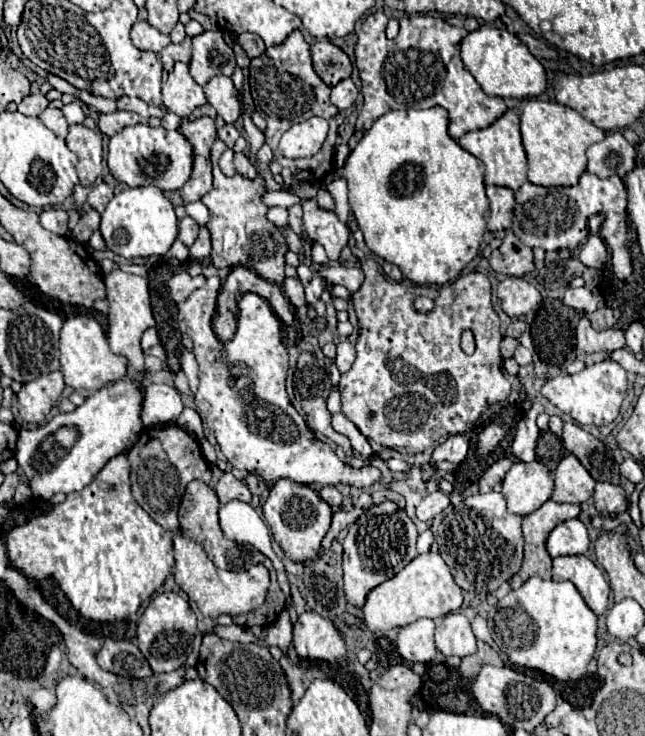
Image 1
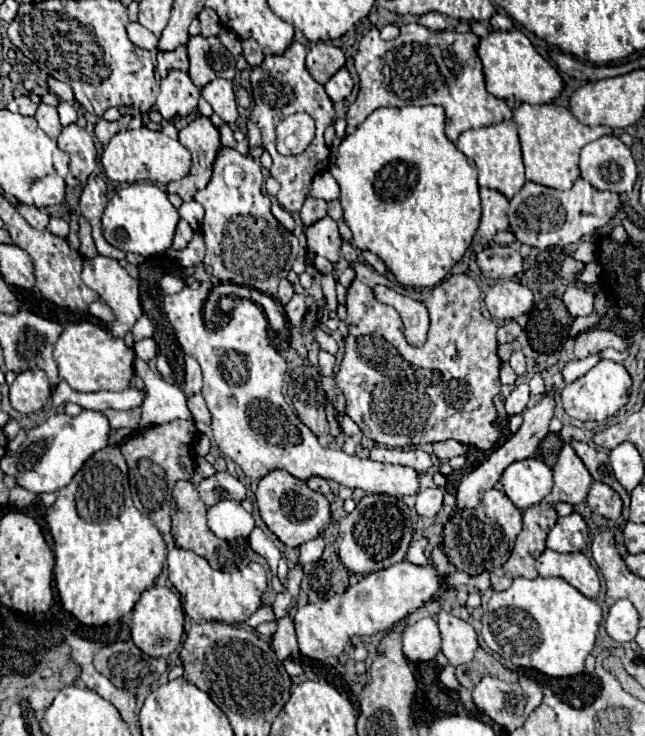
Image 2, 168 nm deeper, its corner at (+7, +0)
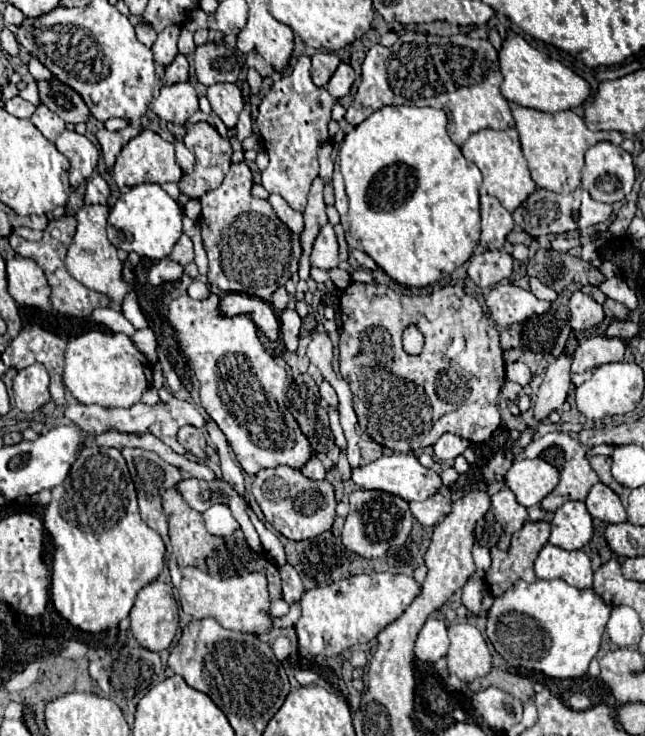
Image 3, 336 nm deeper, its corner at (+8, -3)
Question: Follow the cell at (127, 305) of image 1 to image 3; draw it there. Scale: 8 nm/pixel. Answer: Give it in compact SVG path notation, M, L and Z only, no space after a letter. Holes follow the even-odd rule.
M83 205L75 217L77 217L77 231L65 257L67 271L85 287L105 293L115 303L121 303L121 299L125 297L125 291L129 291L129 285L121 279L123 263L117 257L117 249L107 239L105 225L109 217L109 207L107 205Z

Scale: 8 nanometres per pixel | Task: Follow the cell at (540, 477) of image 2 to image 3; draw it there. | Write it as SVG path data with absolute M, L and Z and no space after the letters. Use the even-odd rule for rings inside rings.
M545 459L515 461L505 475L505 485L515 493L517 501L533 507L547 497L559 483L559 471Z

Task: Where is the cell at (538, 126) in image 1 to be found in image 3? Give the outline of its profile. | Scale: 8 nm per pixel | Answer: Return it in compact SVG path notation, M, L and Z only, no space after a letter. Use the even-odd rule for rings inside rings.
M515 105L513 119L517 123L523 155L529 163L533 181L543 189L549 189L549 191L561 193L561 195L571 193L579 187L583 155L591 145L595 145L599 141L609 141L613 145L621 145L621 141L623 141L623 135L619 131L589 131L583 117L579 117L573 111L543 113L543 111Z

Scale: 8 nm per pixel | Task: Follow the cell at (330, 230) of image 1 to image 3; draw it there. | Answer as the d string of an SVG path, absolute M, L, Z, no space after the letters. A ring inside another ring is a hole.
M327 223L313 245L311 251L311 267L319 267L319 269L333 269L339 265L339 255L337 255L337 239L335 239L335 231L333 225Z

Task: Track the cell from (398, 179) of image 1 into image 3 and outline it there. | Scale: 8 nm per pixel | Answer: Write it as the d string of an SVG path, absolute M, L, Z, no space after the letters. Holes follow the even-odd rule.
M397 105L397 107L381 107L373 115L369 115L361 125L353 127L343 143L339 145L339 153L335 159L335 173L333 173L333 189L335 189L335 209L341 215L341 225L347 235L347 243L351 249L365 251L393 281L405 287L427 287L443 279L443 275L453 273L457 267L461 267L473 253L475 245L479 243L481 233L480 225L480 195L479 185L481 185L481 171L477 165L469 163L461 149L449 139L447 135L447 115L441 109L433 107L407 107L407 105Z

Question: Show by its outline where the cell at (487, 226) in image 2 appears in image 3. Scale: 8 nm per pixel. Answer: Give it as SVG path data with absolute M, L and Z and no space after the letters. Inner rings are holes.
M481 195L481 245L485 249L501 249L513 225L511 213L495 197Z

